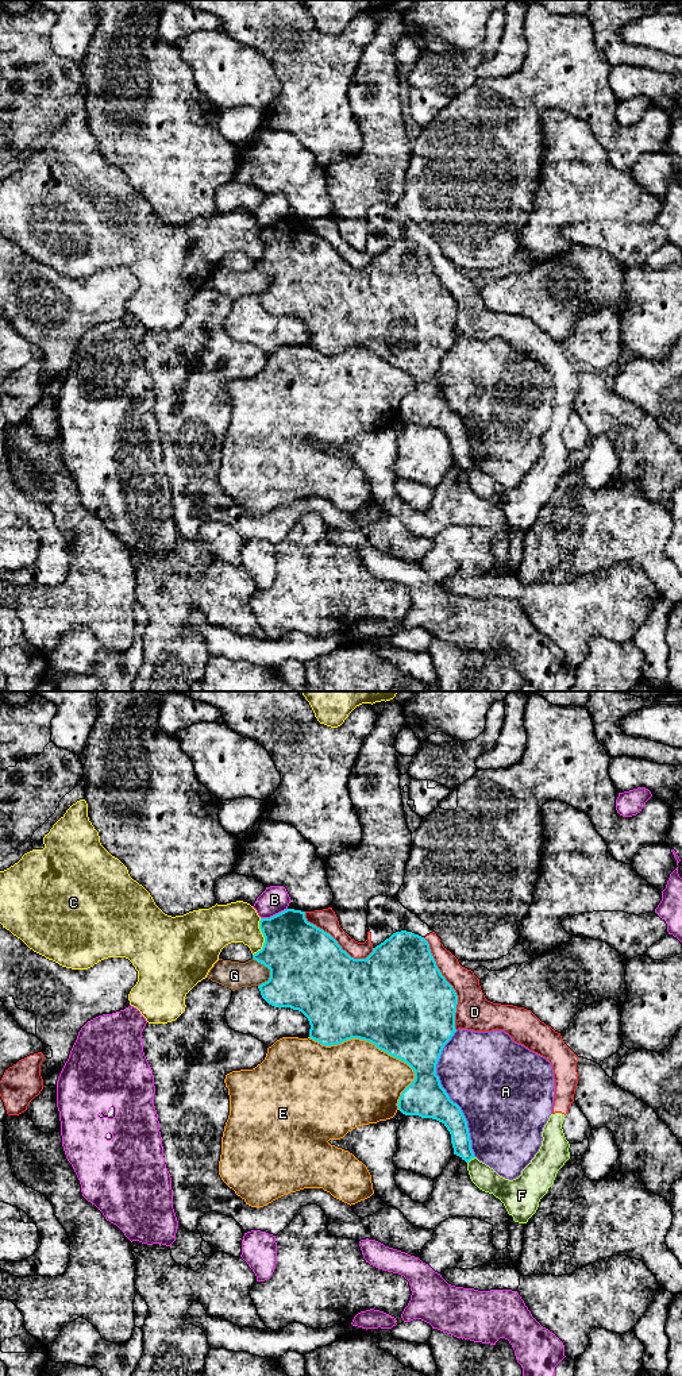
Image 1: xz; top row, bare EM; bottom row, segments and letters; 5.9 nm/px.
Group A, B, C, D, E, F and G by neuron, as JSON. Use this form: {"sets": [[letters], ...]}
{"sets": [["A"], ["B"], ["C"], ["D", "F"], ["E"], ["G"]]}

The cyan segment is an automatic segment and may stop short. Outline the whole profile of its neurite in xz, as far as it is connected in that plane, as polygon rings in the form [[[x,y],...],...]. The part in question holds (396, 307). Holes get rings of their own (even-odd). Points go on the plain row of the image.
[[[286,217],[270,227],[261,227],[259,238],[265,251],[253,267],[270,278],[269,289],[258,294],[262,307],[274,316],[301,320],[311,334],[309,347],[321,354],[331,355],[359,347],[406,371],[415,381],[415,389],[401,401],[398,419],[405,424],[419,424],[442,431],[451,443],[454,463],[466,471],[474,467],[467,429],[436,383],[442,359],[456,340],[458,304],[438,277],[428,250],[419,243],[401,239],[373,257],[366,267],[354,267],[330,242],[308,231],[305,220],[301,219]]]

